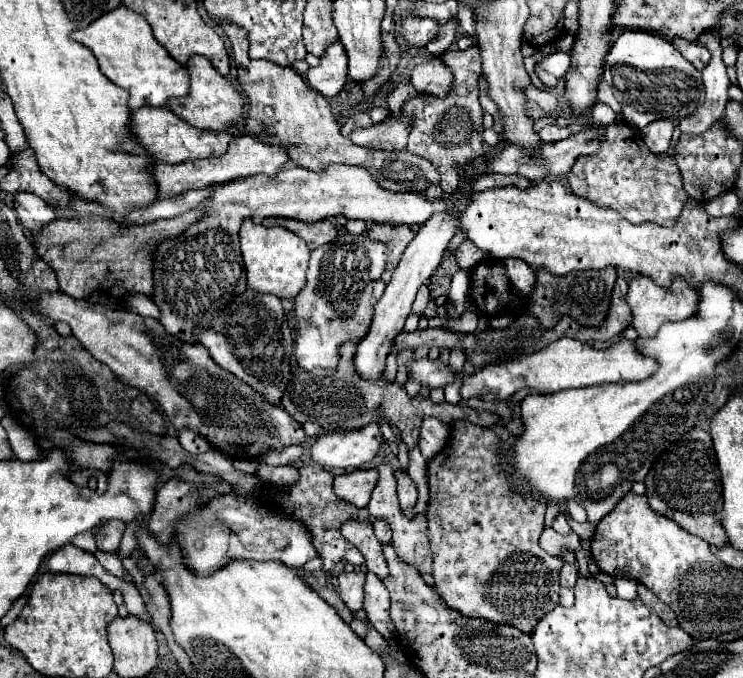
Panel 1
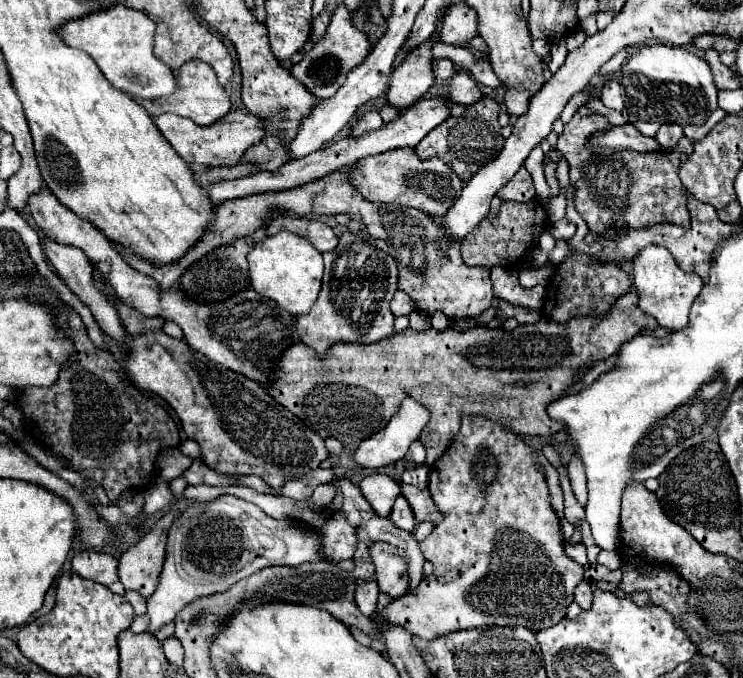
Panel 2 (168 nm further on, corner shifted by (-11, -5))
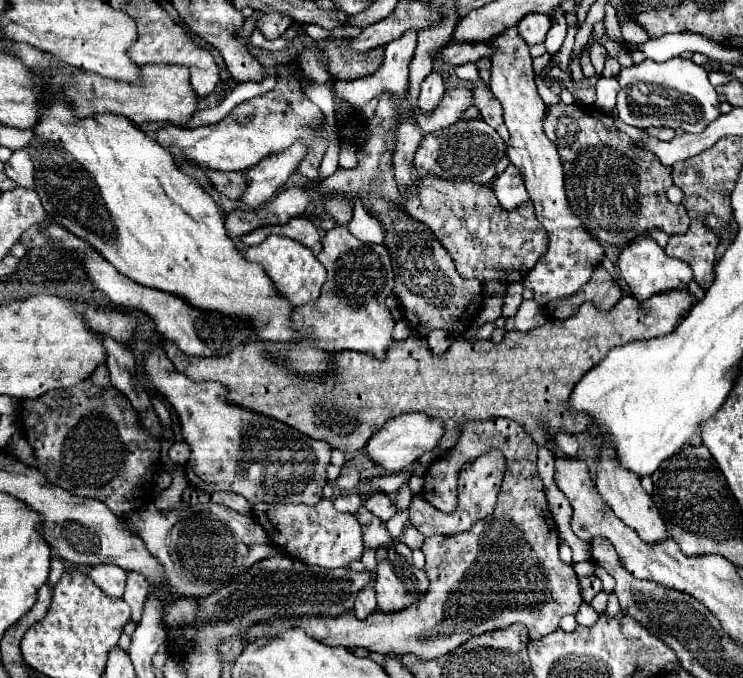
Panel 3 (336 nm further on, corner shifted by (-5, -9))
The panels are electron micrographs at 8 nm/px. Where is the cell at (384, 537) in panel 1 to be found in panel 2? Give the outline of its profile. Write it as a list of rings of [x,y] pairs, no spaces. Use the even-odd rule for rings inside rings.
[[[402,495],[396,499],[396,503],[394,503],[394,507],[392,507],[390,521],[392,521],[394,525],[398,525],[400,529],[408,531],[408,533],[412,533],[414,527],[416,527],[416,519],[414,519],[414,515],[412,515],[412,509],[408,507],[408,501],[406,501]]]

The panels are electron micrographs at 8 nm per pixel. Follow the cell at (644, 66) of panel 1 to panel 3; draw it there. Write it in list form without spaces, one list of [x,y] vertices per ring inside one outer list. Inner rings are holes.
[[[674,57],[664,63],[646,59],[640,65],[622,69],[618,83],[622,87],[616,105],[618,119],[632,127],[648,129],[654,125],[682,129],[686,133],[702,133],[720,115],[720,99],[708,81],[708,69],[690,59]]]

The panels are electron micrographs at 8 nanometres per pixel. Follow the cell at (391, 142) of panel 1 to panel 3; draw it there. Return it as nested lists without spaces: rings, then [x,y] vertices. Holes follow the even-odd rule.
[[[454,87],[454,89],[448,89],[444,93],[440,105],[430,115],[426,115],[422,111],[416,111],[416,123],[426,133],[440,131],[440,129],[446,129],[446,127],[454,125],[458,119],[462,119],[464,111],[470,105],[474,105],[472,89],[468,89],[468,87]]]

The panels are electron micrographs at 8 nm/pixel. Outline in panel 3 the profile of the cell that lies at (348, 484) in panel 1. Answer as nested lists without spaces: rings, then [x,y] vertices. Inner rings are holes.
[[[374,493],[374,495],[370,495],[366,501],[364,501],[364,507],[370,511],[370,513],[374,513],[378,519],[382,519],[382,521],[388,521],[390,517],[394,517],[396,515],[396,505],[394,505],[394,501],[386,495],[386,493]]]

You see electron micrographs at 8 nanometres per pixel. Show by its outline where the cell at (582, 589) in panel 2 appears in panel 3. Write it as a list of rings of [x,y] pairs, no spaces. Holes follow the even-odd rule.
[[[582,603],[582,607],[580,607],[578,613],[576,613],[576,621],[578,621],[582,627],[592,627],[592,625],[598,621],[598,613],[592,609],[592,605]]]

